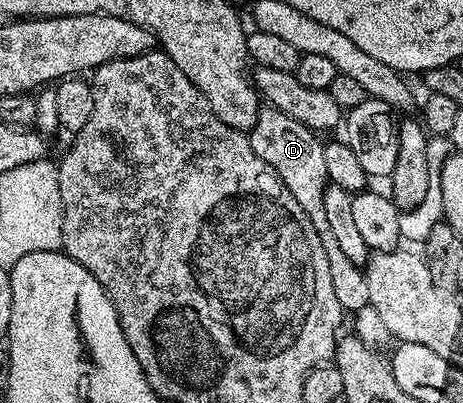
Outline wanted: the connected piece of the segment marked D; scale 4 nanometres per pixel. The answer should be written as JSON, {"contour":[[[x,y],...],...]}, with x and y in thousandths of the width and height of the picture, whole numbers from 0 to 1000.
{"contour":[[[566,266],[557,273],[557,293],[536,325],[536,337],[544,355],[544,375],[553,375],[553,385],[562,385],[570,404],[592,417],[609,459],[622,464],[622,474],[631,474],[631,494],[639,494],[639,504],[657,514],[657,533],[674,543],[674,563],[683,563],[691,603],[700,603],[700,623],[708,633],[708,682],[717,682],[717,712],[741,769],[767,772],[797,757],[784,670],[762,658],[743,635],[743,623],[734,623],[734,610],[717,586],[717,571],[708,566],[708,541],[700,536],[700,474],[708,452],[700,424],[698,352],[687,350],[689,333],[657,315],[657,305],[639,305],[639,295],[613,285],[613,275]]]}

